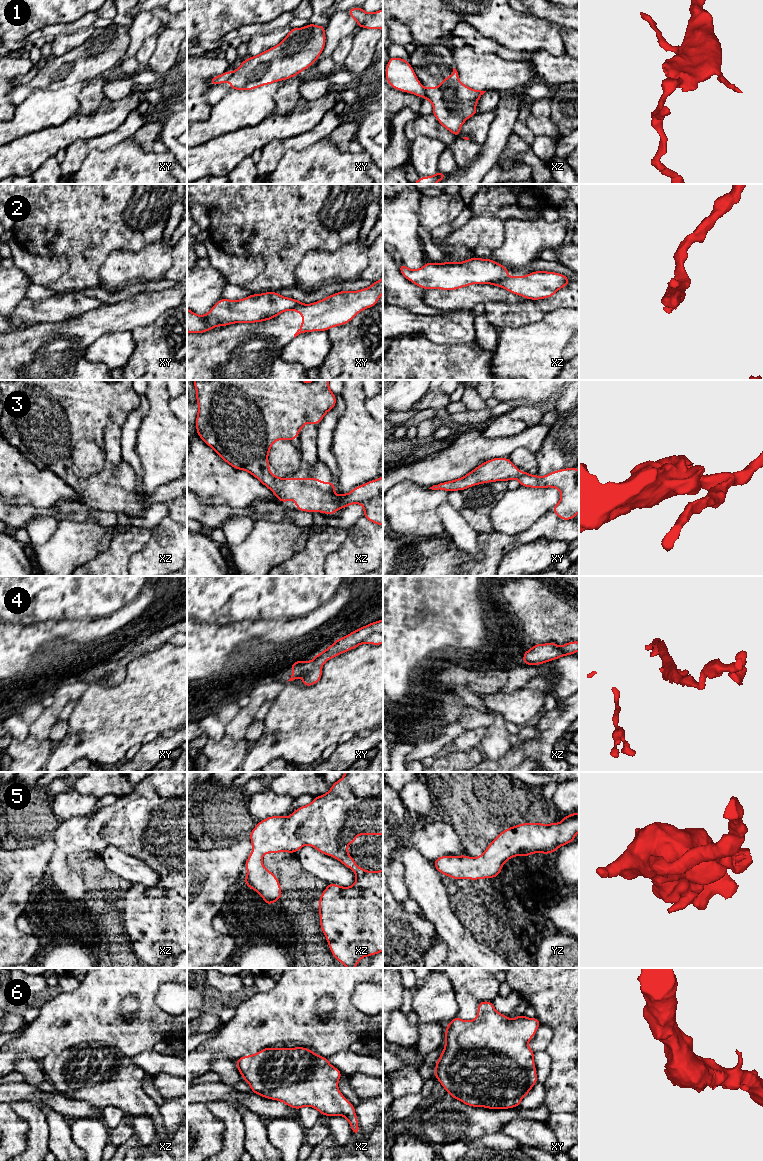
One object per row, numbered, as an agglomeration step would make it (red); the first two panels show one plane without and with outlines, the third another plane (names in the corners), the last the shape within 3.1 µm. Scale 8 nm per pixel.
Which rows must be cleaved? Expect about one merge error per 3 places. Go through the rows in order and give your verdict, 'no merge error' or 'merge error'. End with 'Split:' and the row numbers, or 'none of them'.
1: merge error
2: merge error
3: no merge error
4: no merge error
5: no merge error
6: no merge error
Split: 1, 2

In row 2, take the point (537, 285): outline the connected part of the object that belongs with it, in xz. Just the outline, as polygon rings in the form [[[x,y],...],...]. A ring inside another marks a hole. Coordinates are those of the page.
[[[535,271],[526,276],[504,276],[490,284],[527,299],[539,300],[552,297],[569,283],[569,278],[563,274]]]

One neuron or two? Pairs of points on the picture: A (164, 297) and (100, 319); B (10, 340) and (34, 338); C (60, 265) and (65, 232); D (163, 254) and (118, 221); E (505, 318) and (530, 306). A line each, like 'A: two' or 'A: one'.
A: one
B: two
C: two
D: two
E: one

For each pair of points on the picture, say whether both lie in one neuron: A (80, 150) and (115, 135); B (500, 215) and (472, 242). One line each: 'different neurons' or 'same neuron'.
A: same neuron
B: same neuron

